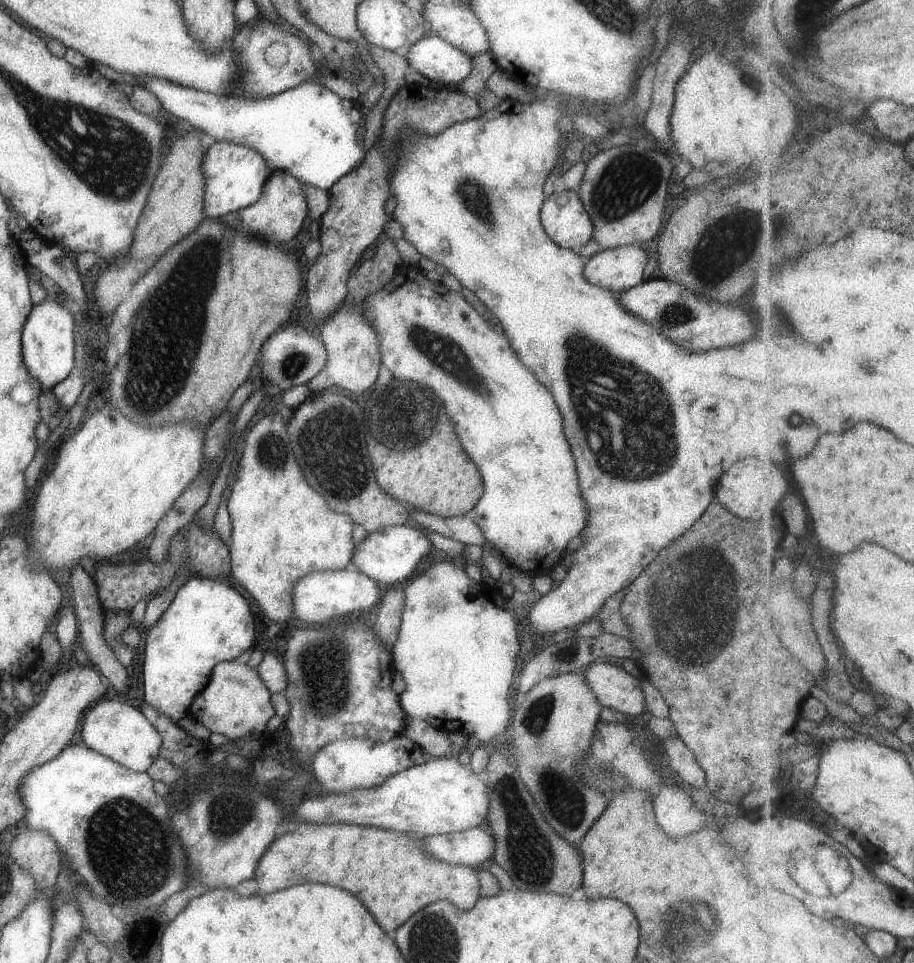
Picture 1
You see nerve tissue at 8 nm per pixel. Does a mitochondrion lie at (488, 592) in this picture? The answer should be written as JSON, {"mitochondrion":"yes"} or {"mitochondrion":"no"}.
{"mitochondrion":"no"}

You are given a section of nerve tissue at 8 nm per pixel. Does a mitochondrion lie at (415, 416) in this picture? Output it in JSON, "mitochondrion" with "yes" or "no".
{"mitochondrion":"yes"}

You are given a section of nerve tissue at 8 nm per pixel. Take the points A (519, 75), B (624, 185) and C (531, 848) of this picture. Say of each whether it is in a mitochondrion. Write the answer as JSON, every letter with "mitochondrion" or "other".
{"A":"other","B":"mitochondrion","C":"mitochondrion"}

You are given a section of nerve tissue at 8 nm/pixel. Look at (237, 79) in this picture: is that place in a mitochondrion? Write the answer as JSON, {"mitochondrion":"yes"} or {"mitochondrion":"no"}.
{"mitochondrion":"no"}

